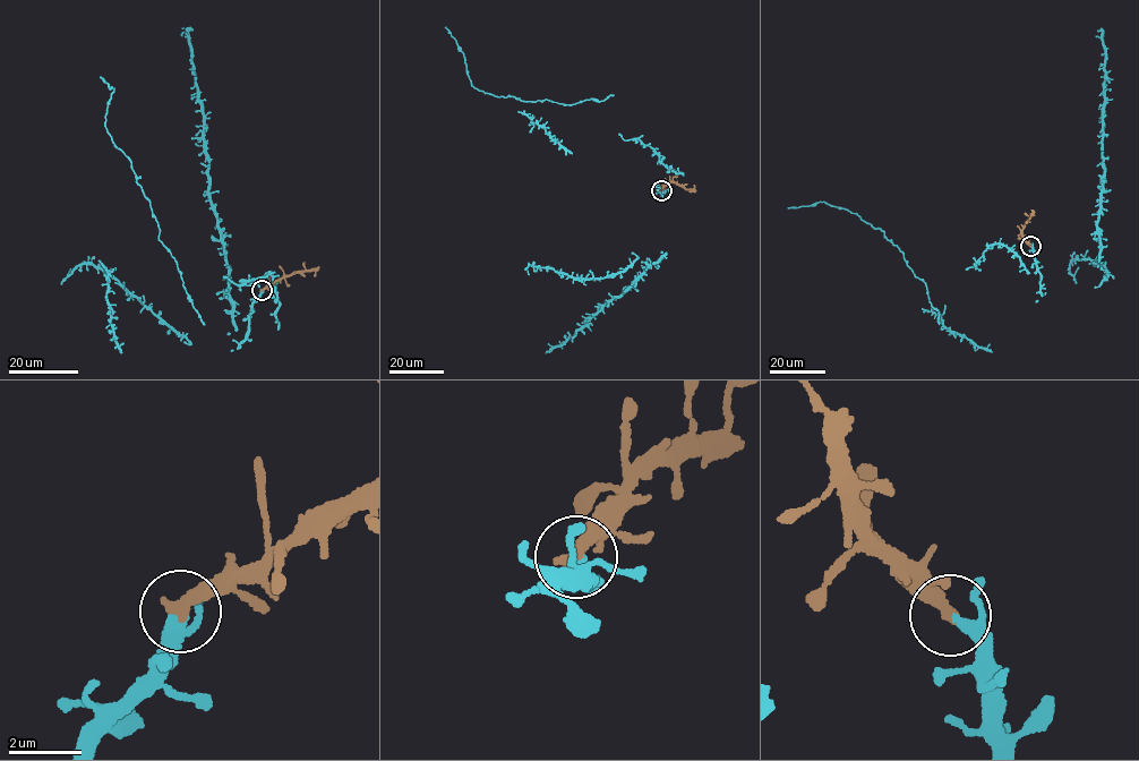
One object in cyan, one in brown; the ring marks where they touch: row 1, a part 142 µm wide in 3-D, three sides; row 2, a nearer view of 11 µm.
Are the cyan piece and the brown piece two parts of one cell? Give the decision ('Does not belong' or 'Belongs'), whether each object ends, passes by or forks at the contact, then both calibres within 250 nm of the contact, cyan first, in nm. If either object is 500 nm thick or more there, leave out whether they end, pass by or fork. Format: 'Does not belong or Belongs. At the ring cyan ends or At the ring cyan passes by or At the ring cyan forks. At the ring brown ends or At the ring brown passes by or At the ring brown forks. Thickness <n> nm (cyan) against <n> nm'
Belongs. At the ring cyan passes by. At the ring brown ends. Thickness 260 nm (cyan) against 400 nm

